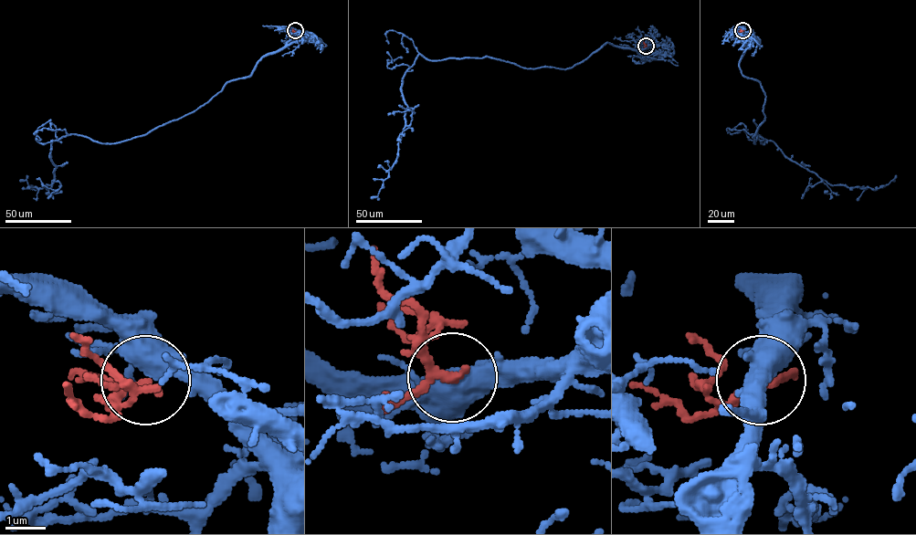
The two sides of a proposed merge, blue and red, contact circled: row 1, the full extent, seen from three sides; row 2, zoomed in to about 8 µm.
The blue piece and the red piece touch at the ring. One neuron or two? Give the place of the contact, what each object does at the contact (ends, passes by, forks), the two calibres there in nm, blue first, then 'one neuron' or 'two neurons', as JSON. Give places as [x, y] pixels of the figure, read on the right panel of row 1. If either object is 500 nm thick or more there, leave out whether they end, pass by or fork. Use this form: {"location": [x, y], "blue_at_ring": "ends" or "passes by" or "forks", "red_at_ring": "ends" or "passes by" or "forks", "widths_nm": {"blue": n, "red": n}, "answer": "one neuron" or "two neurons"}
{"location": [742, 30], "blue_at_ring": "forks", "red_at_ring": "passes by", "widths_nm": {"blue": 440, "red": 200}, "answer": "one neuron"}

